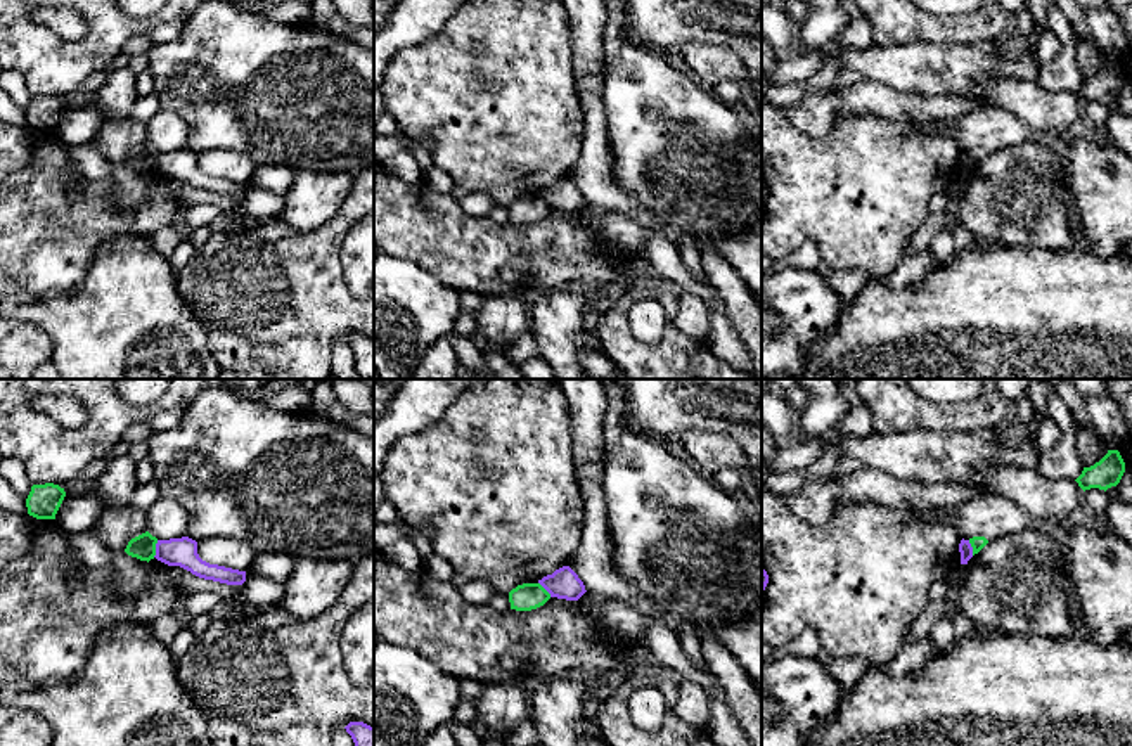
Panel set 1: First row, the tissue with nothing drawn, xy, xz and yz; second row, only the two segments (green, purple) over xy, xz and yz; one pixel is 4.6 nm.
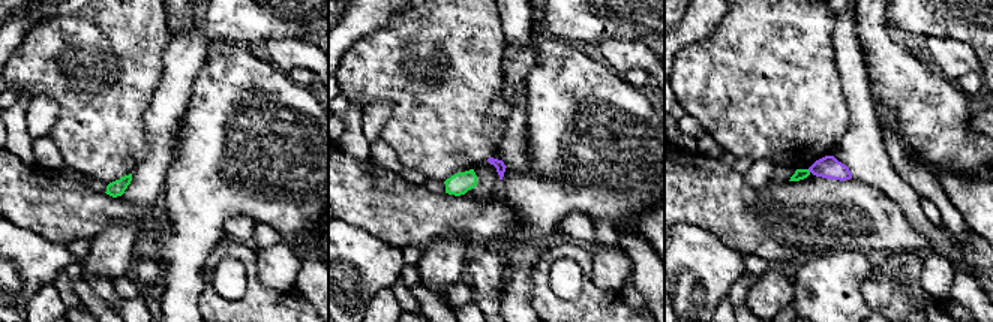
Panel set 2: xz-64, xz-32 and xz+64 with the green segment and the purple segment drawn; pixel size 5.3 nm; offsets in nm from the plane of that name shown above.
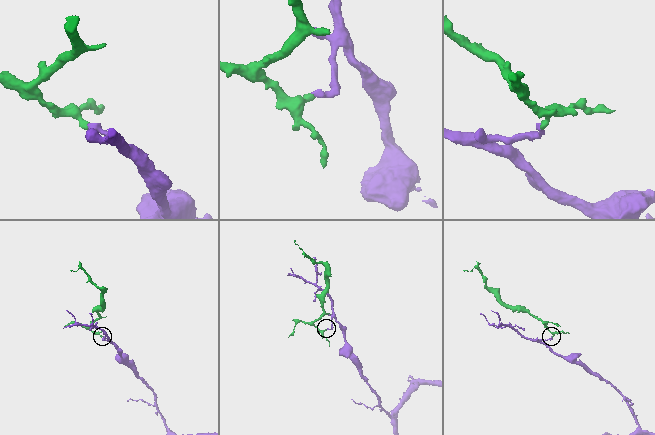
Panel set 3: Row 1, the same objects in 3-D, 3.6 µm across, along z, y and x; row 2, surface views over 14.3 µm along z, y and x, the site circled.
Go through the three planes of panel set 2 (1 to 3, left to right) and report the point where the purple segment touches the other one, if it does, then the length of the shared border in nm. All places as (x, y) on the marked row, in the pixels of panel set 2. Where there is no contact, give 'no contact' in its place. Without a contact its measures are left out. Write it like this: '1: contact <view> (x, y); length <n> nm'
1: no contact
2: no contact
3: no contact

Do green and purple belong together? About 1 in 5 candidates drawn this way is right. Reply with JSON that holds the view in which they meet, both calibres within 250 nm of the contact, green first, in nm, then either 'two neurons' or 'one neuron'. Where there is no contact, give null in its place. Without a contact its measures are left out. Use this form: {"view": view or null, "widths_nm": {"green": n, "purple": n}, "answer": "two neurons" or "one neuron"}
{"view": "xy", "widths_nm": {"green": 120, "purple": 130}, "answer": "two neurons"}

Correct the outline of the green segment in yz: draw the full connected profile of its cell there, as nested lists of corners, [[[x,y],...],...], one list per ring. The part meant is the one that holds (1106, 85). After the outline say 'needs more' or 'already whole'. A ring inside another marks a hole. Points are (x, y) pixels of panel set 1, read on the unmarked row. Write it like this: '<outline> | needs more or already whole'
[[[1118,62],[1108,66],[1090,80],[1084,80],[1082,87],[1075,92],[1085,104],[1090,100],[1108,102],[1116,99],[1125,85],[1125,74]]] | already whole

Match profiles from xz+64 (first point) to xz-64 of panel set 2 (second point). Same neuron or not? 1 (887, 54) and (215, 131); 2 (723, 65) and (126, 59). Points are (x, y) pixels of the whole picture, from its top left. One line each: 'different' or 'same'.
1: same
2: same

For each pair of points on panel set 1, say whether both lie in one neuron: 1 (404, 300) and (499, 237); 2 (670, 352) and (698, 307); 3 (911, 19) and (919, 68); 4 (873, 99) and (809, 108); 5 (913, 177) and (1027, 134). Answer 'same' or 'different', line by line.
1: different
2: different
3: different
4: same
5: different

